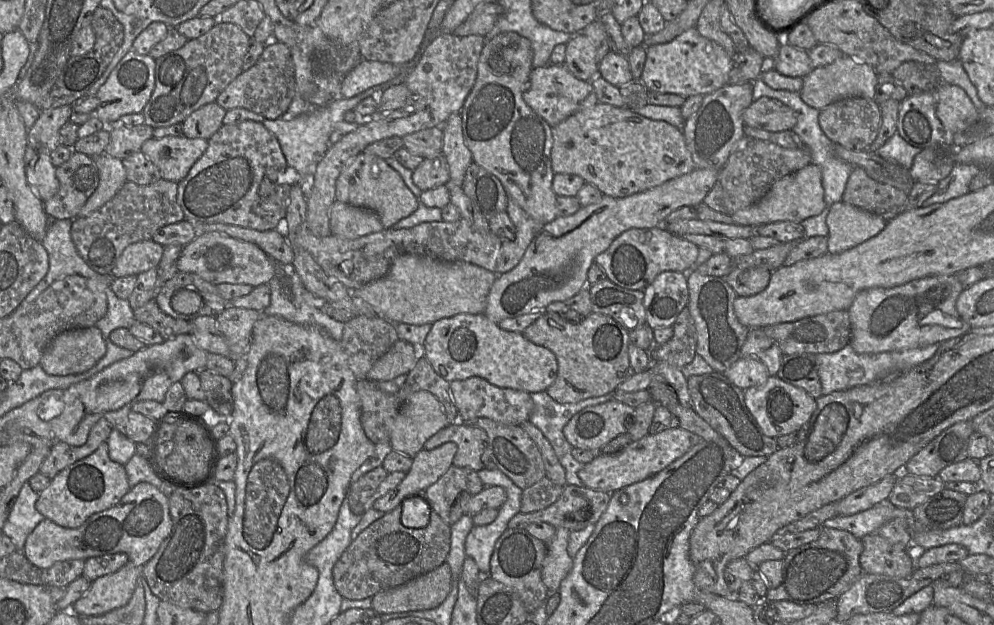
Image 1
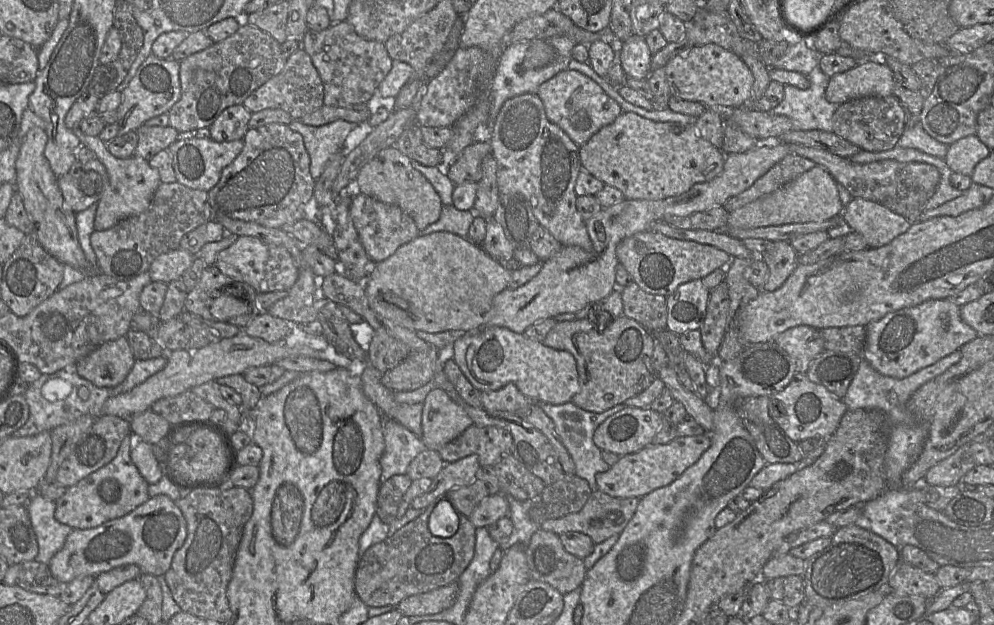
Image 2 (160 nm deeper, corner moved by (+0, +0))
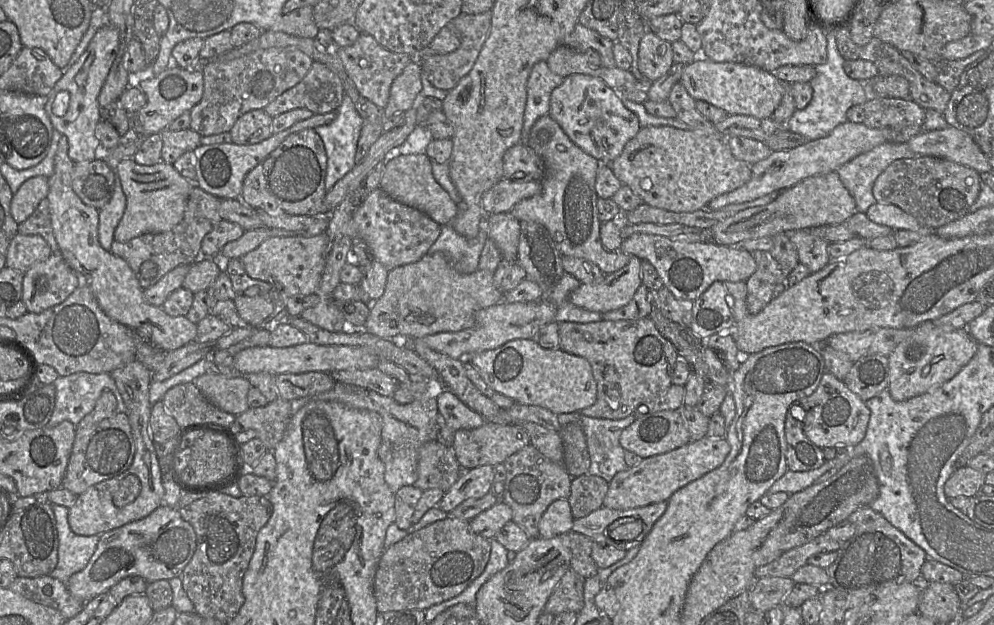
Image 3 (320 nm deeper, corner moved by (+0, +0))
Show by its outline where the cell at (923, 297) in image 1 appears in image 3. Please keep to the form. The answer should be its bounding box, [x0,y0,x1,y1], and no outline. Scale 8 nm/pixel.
[887,321,978,401]

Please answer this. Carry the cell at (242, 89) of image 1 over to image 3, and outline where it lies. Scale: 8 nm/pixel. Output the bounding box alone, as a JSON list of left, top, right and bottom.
[264,61,343,118]

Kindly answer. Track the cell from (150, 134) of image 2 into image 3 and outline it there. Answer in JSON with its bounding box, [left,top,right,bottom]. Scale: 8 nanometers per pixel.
[160,129,201,164]

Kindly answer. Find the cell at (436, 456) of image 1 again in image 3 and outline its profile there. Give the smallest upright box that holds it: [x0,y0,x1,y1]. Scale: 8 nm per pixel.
[437,465,494,513]

